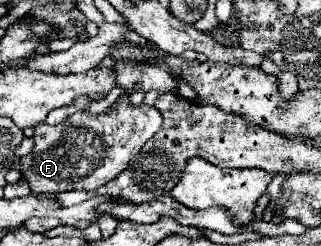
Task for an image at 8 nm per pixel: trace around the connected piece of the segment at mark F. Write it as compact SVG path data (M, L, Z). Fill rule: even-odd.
M120 98L118 104L110 106L102 114L76 112L58 126L40 122L34 126L34 148L22 158L22 178L28 180L32 192L36 194L66 190L92 192L114 180L142 150L142 146L160 130L160 126L162 116L154 106L130 106L128 98Z

